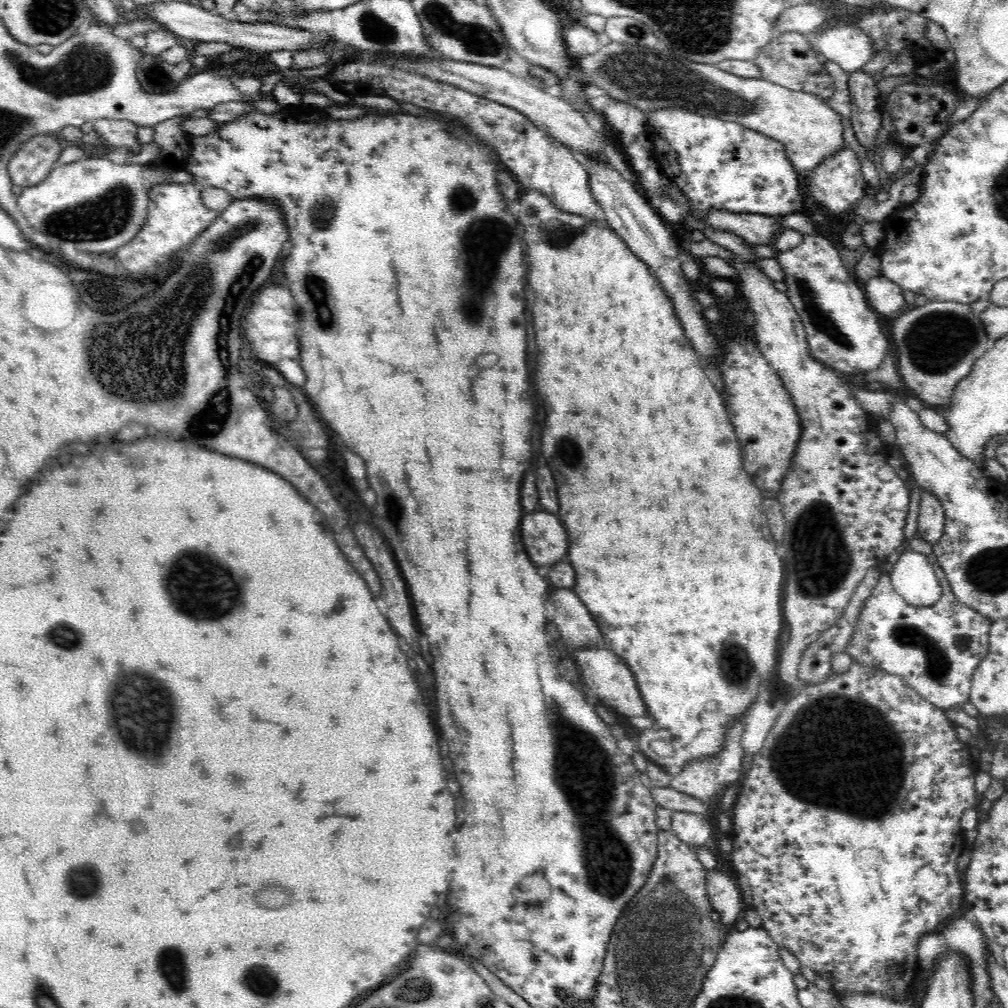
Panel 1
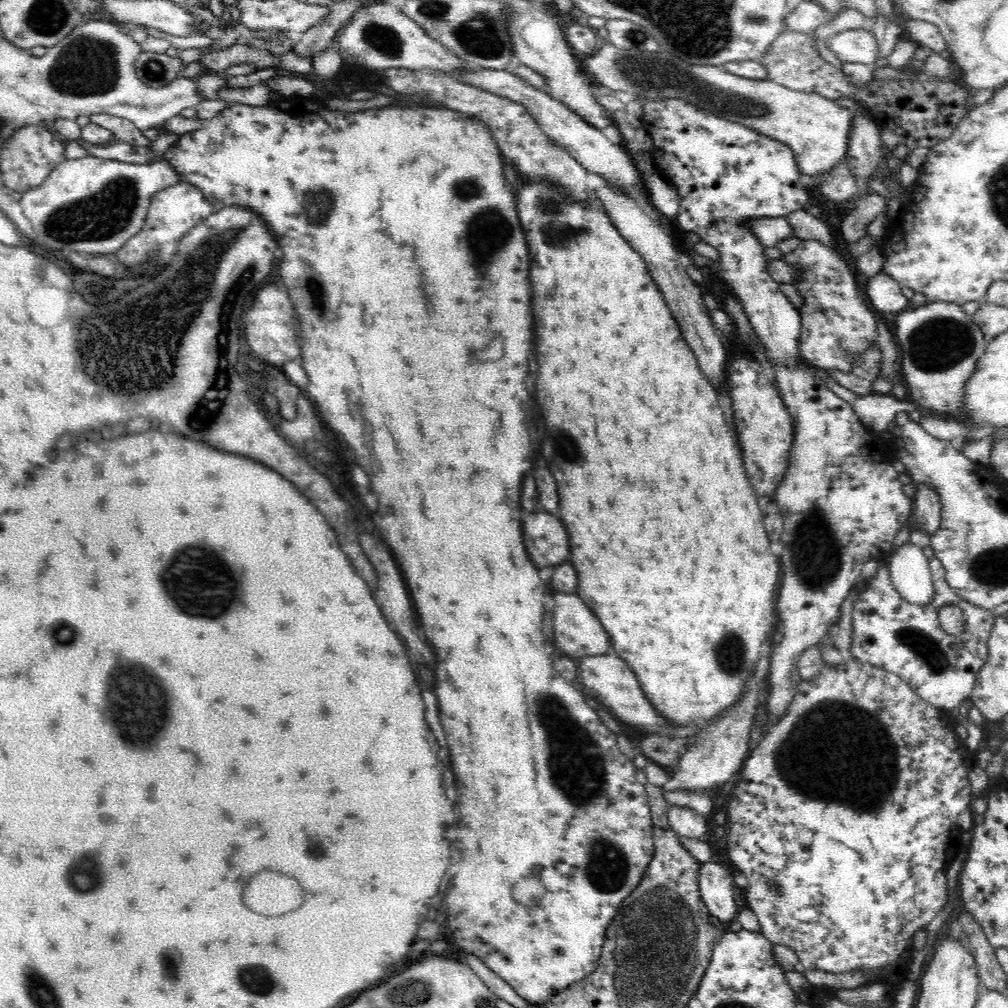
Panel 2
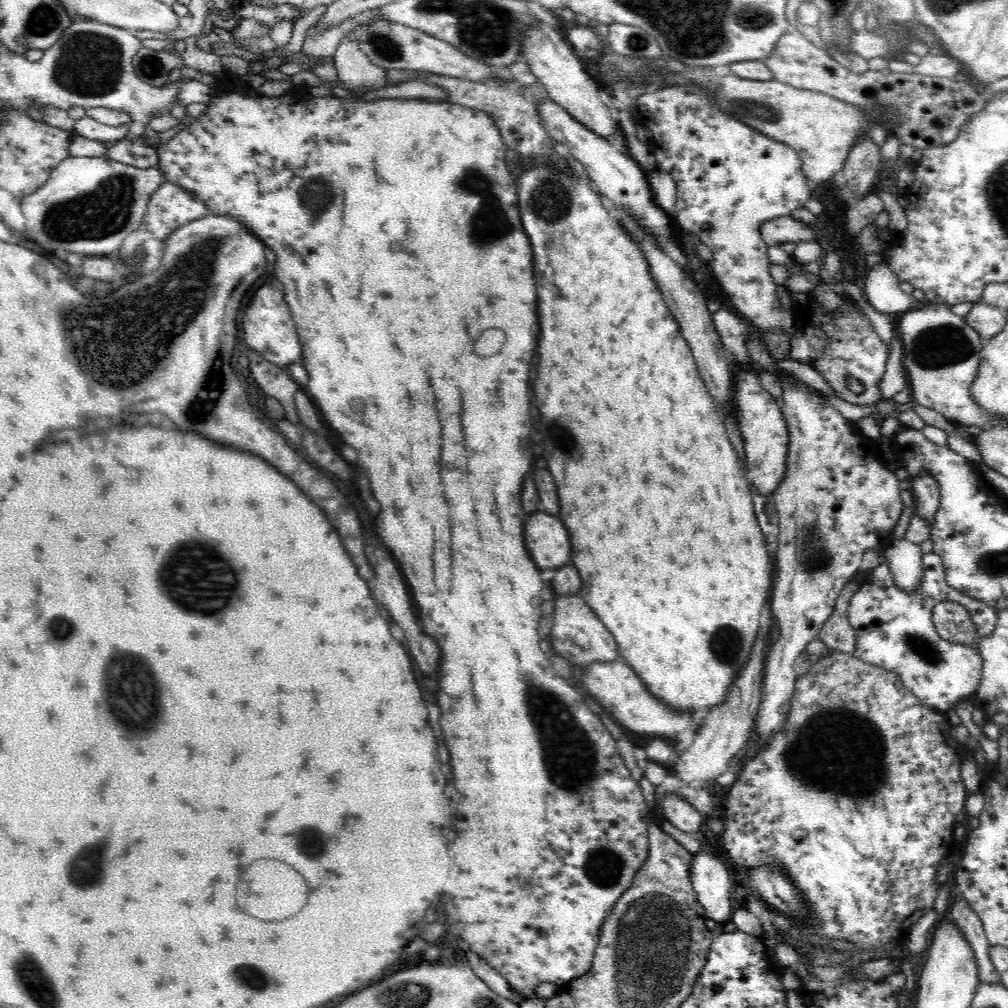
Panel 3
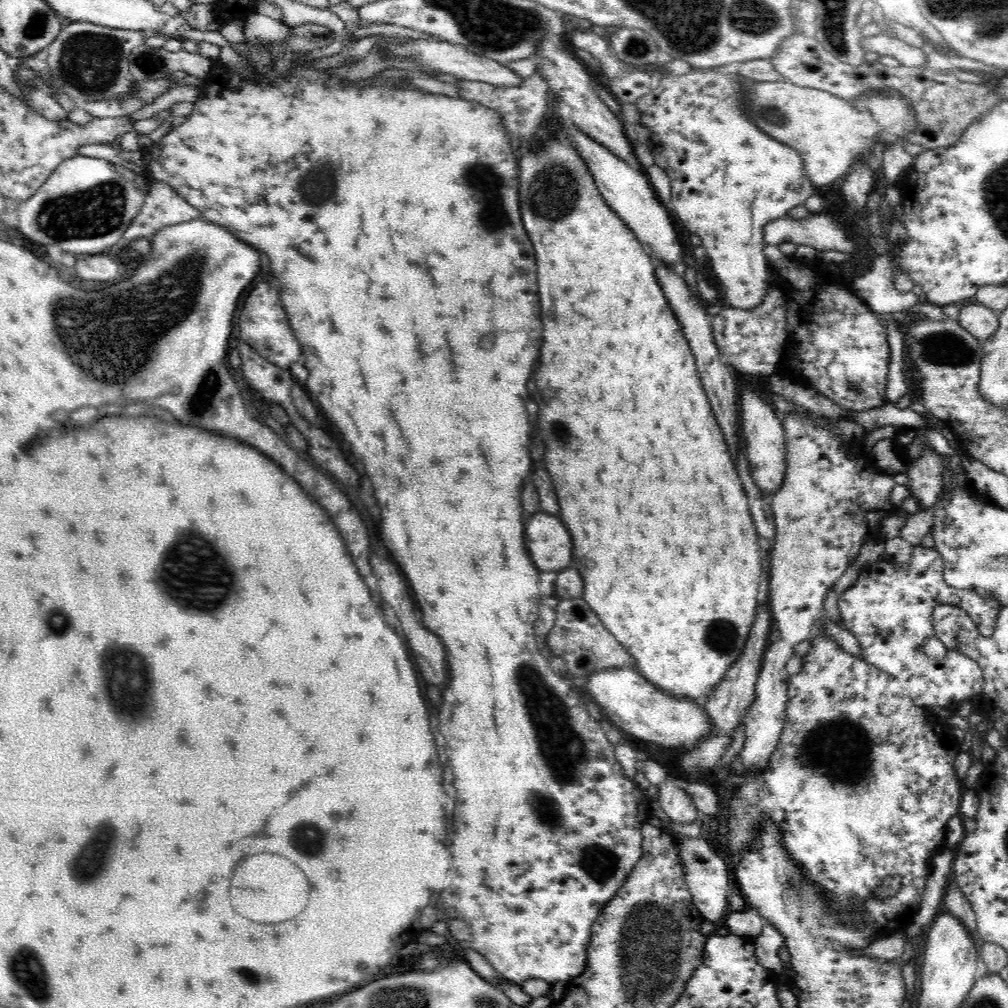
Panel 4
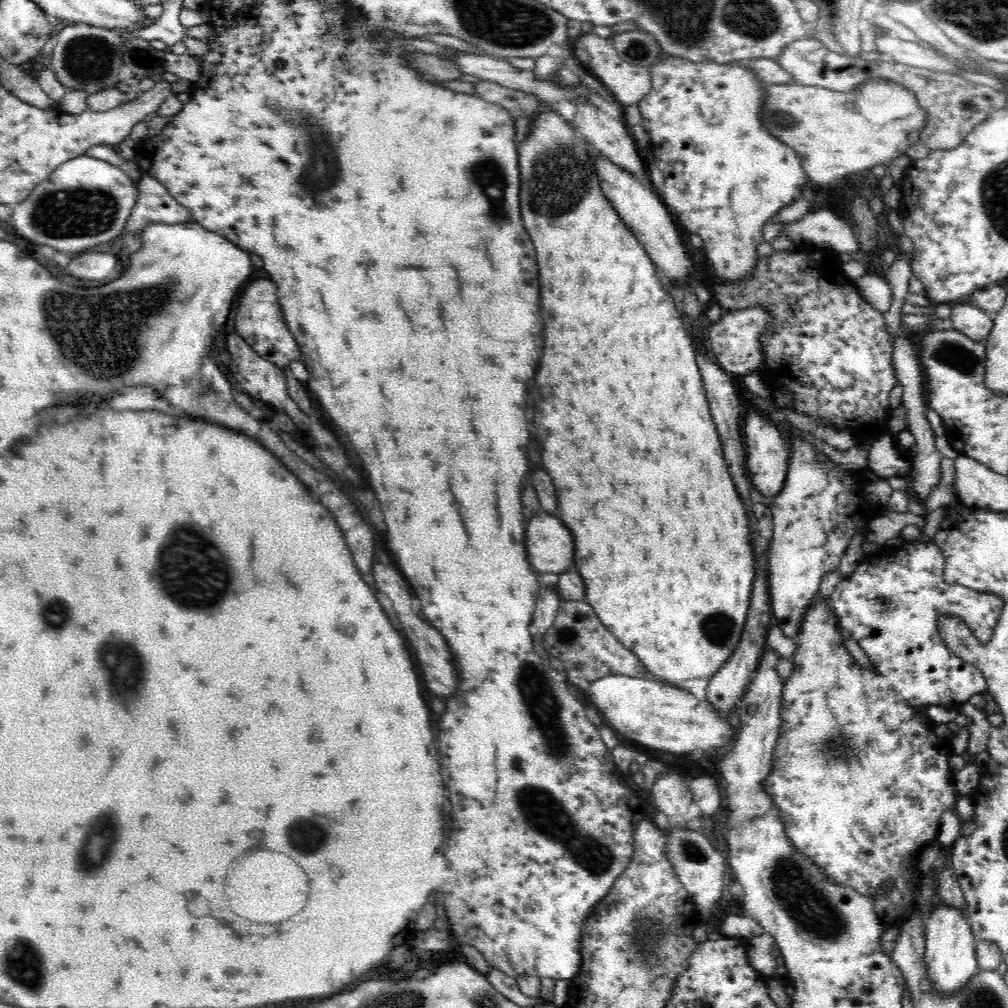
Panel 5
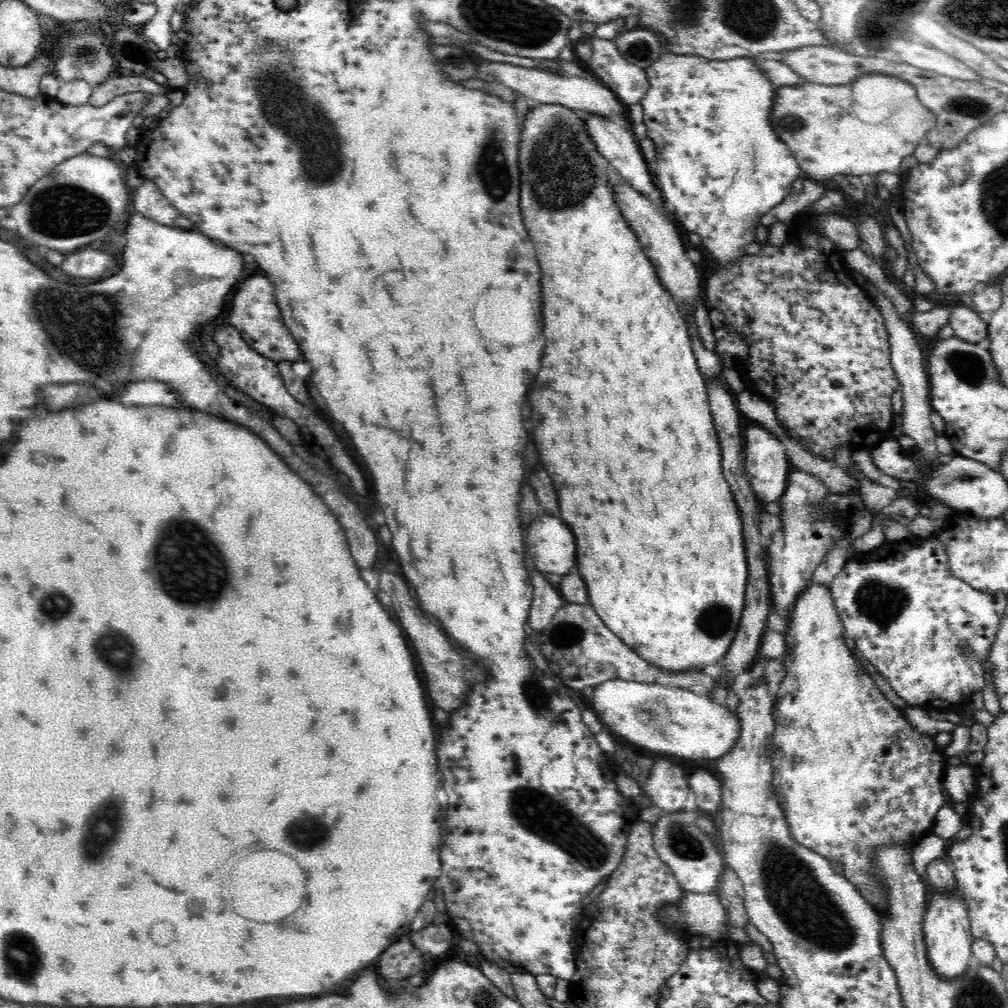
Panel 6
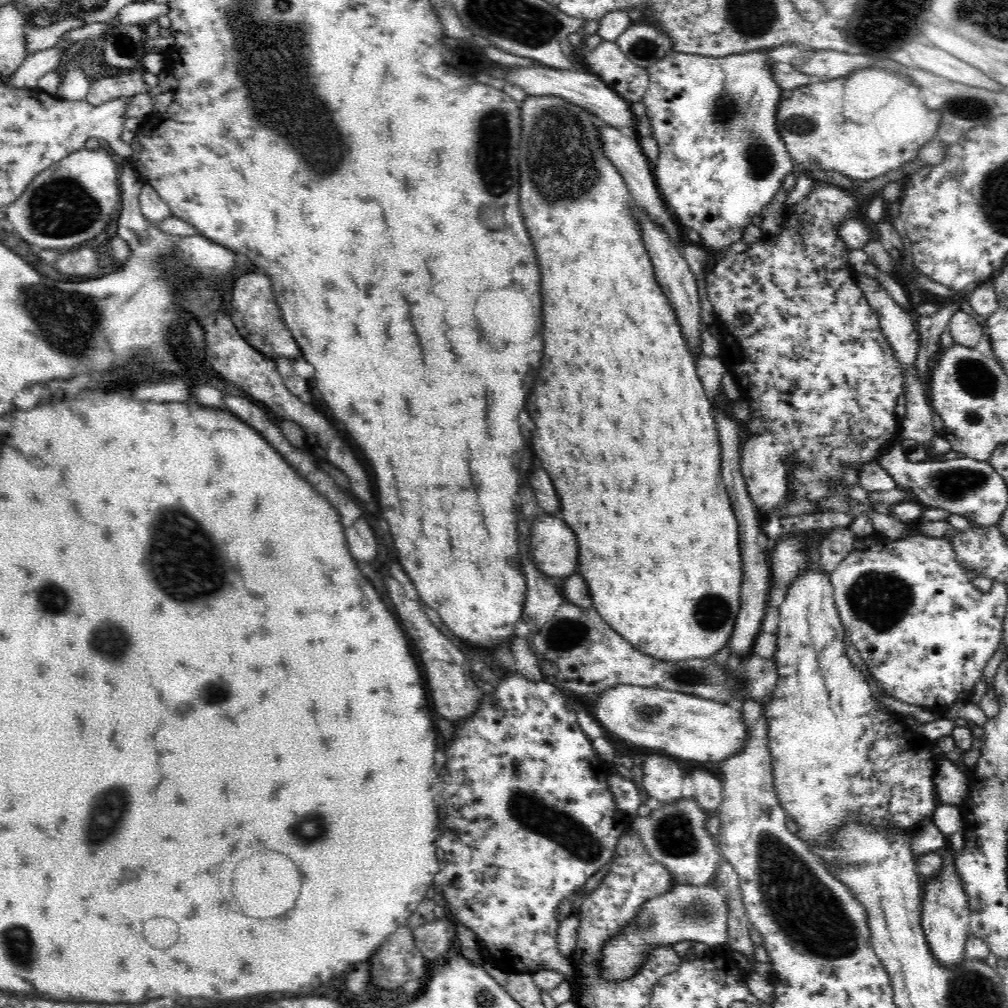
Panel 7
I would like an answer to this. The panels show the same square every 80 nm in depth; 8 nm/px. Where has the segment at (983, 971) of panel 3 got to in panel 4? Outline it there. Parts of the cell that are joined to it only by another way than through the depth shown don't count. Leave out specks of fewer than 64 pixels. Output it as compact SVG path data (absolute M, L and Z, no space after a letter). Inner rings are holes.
M950 878L948 880L948 886L944 890L942 897L942 904L939 904L939 912L953 914L958 917L958 920L967 927L970 936L974 938L977 951L980 953L980 948L983 944L983 940L978 935L978 929L976 929L976 913L972 909L970 901L964 896L964 893L958 887L956 880Z

